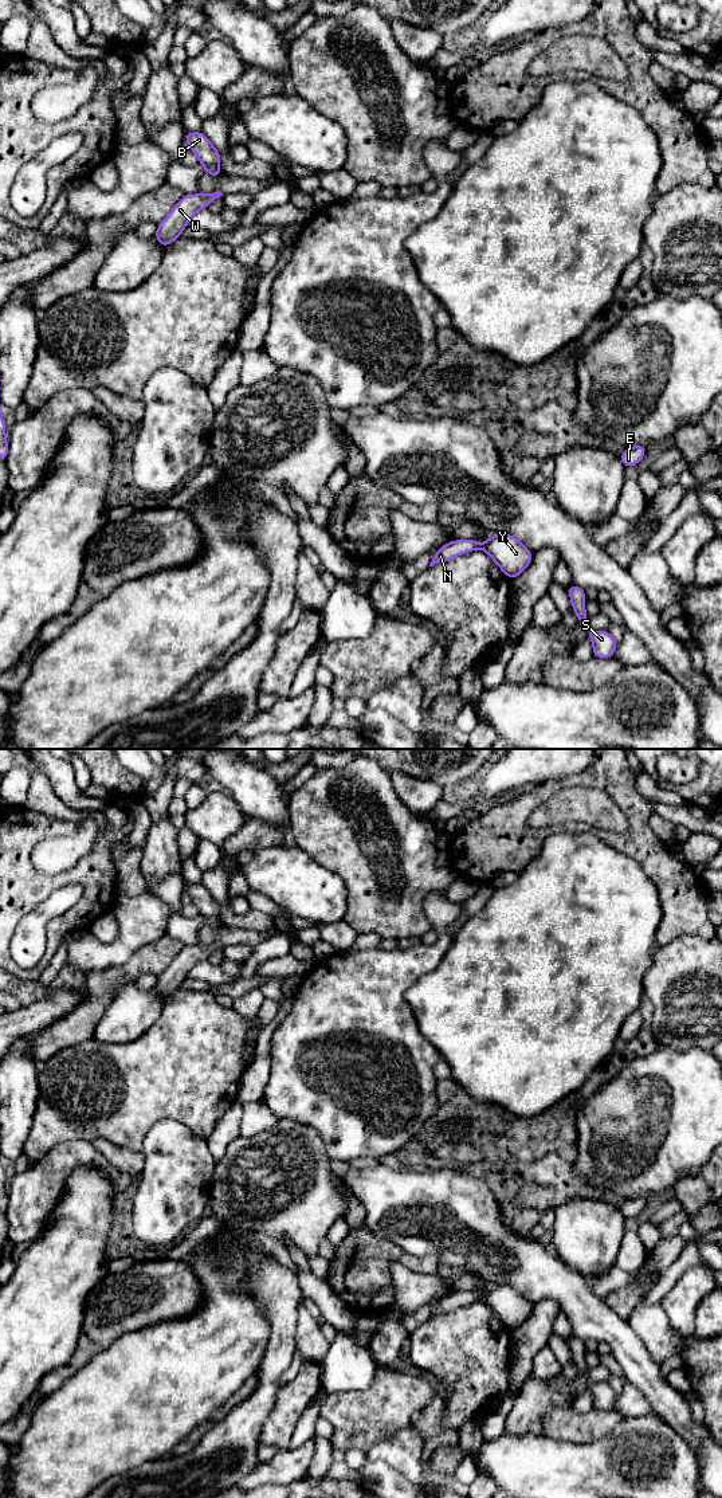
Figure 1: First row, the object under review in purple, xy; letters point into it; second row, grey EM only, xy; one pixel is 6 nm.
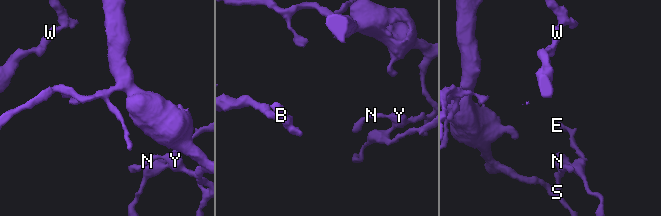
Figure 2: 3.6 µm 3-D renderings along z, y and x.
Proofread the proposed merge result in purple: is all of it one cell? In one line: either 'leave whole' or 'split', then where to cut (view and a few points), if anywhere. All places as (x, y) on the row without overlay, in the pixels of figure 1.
leave whole; no cut

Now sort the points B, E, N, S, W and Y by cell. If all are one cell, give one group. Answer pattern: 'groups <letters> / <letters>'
groups B E N S W Y

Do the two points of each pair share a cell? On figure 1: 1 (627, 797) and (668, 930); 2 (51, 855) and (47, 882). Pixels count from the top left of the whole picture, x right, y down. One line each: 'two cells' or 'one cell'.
1: one cell
2: two cells

